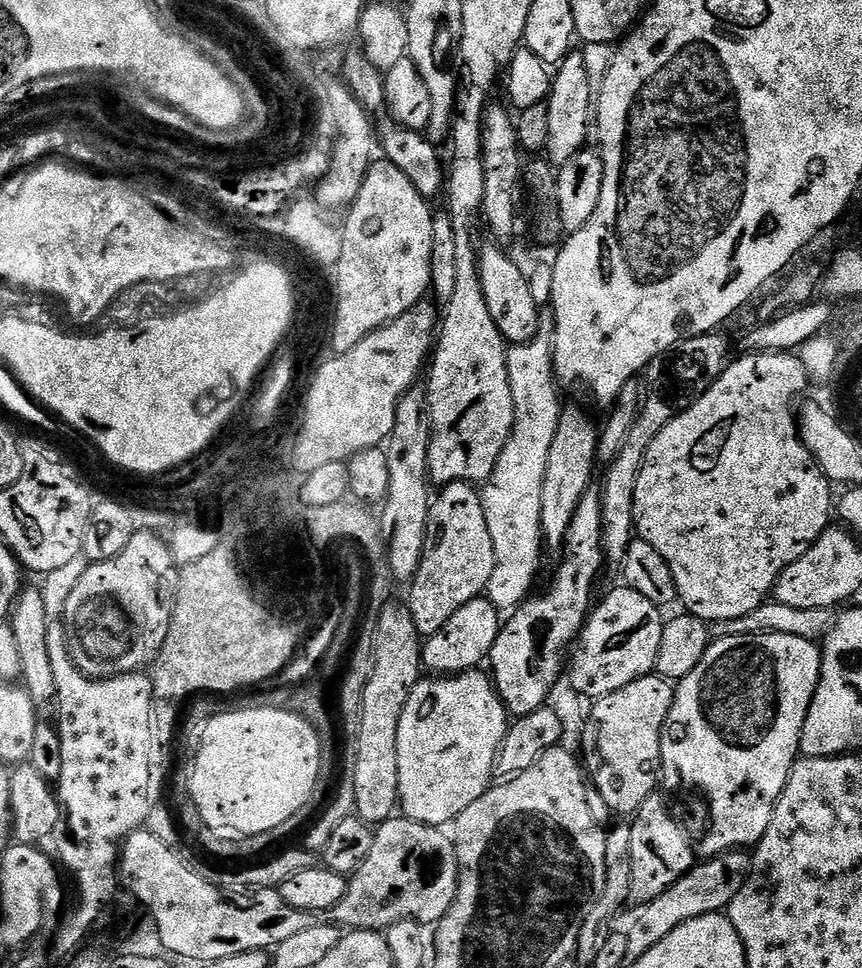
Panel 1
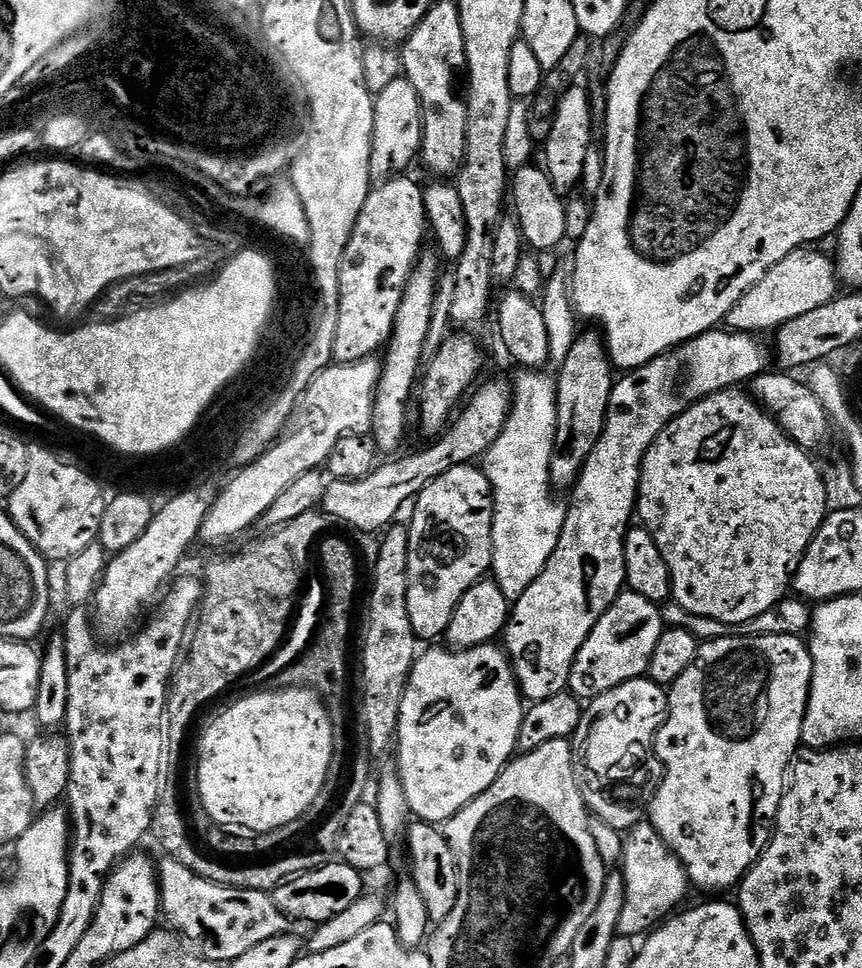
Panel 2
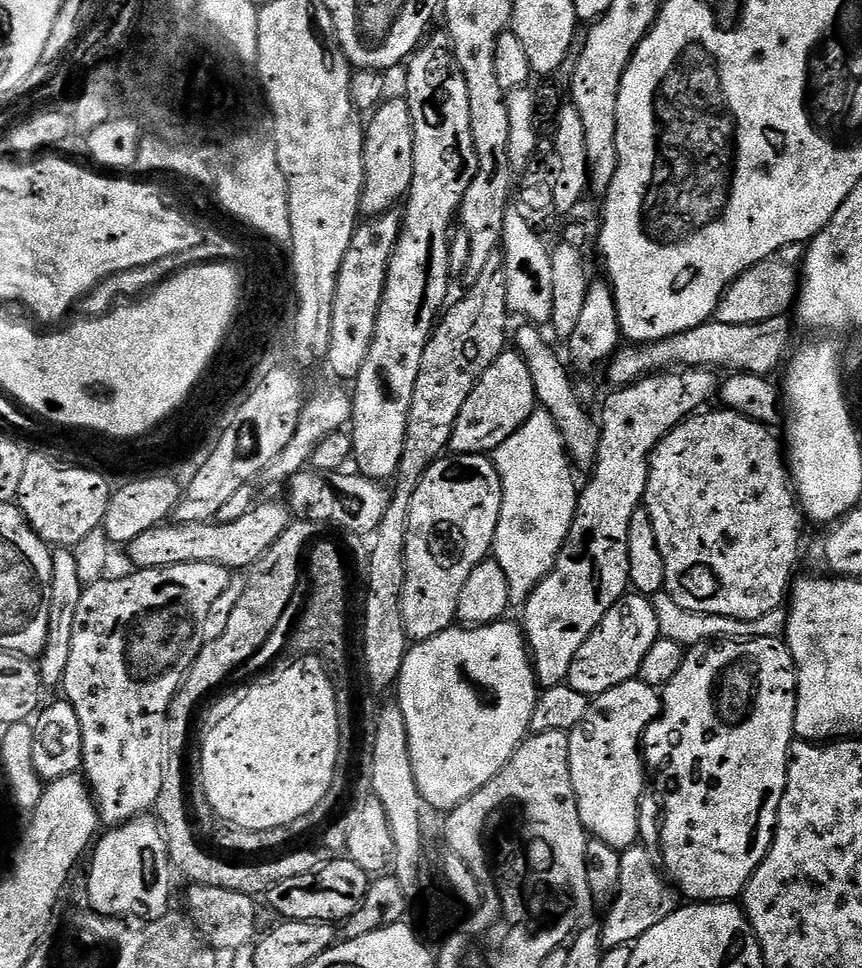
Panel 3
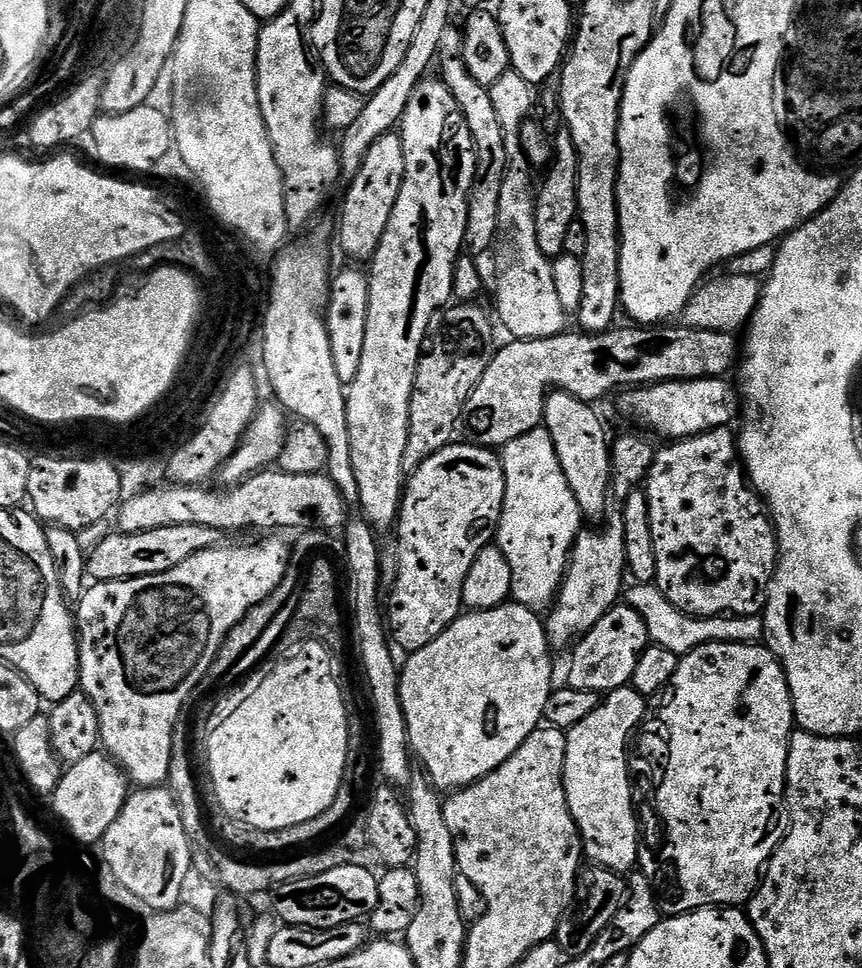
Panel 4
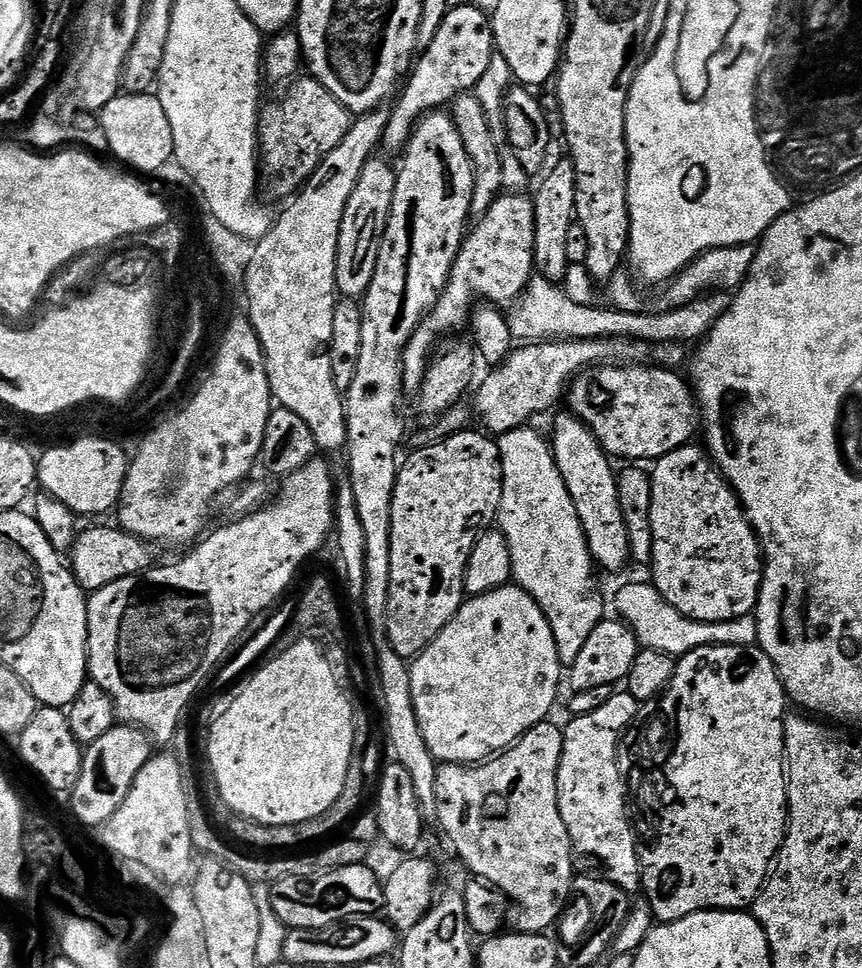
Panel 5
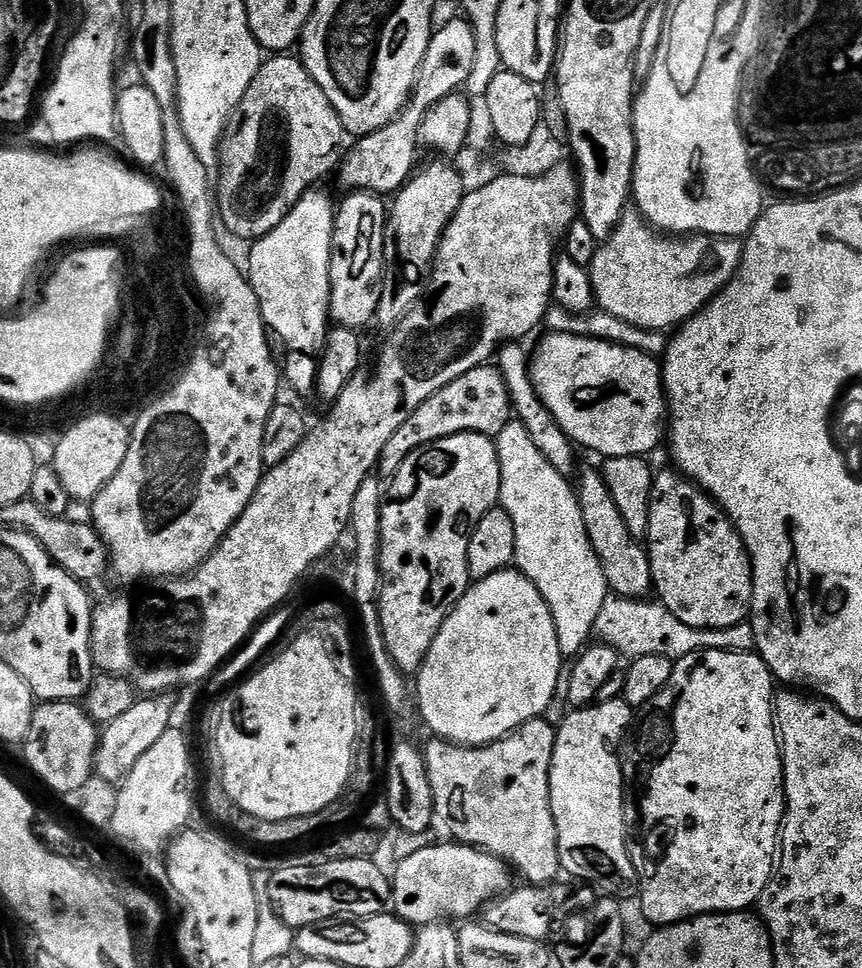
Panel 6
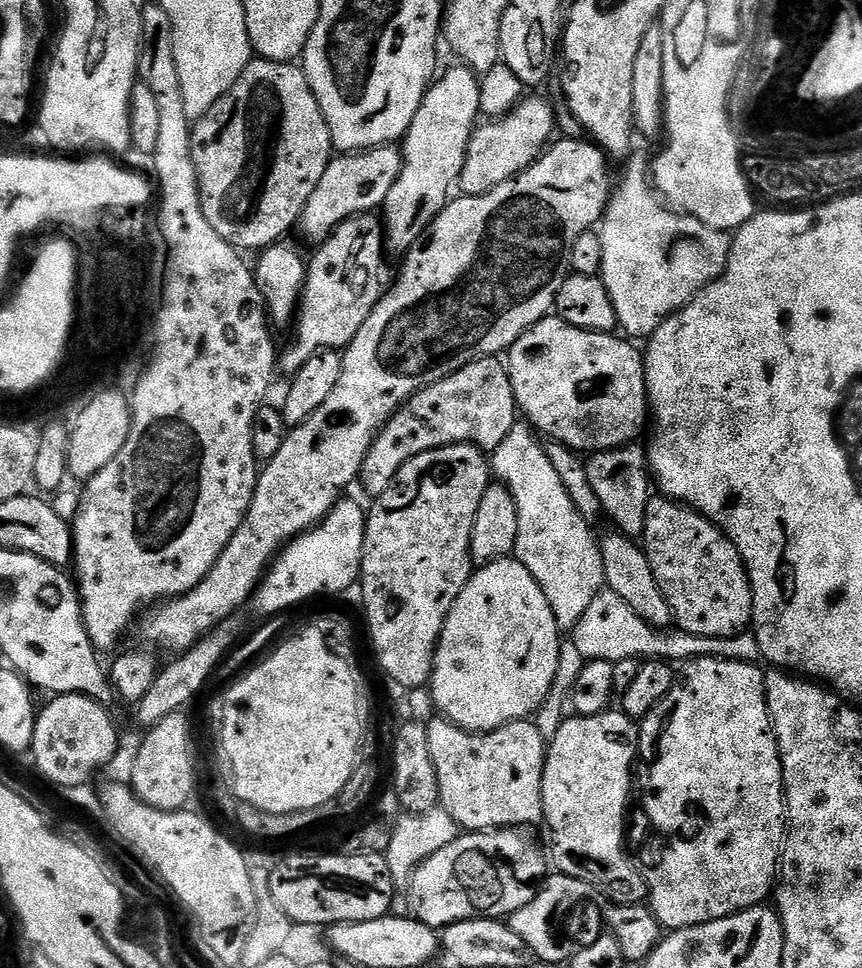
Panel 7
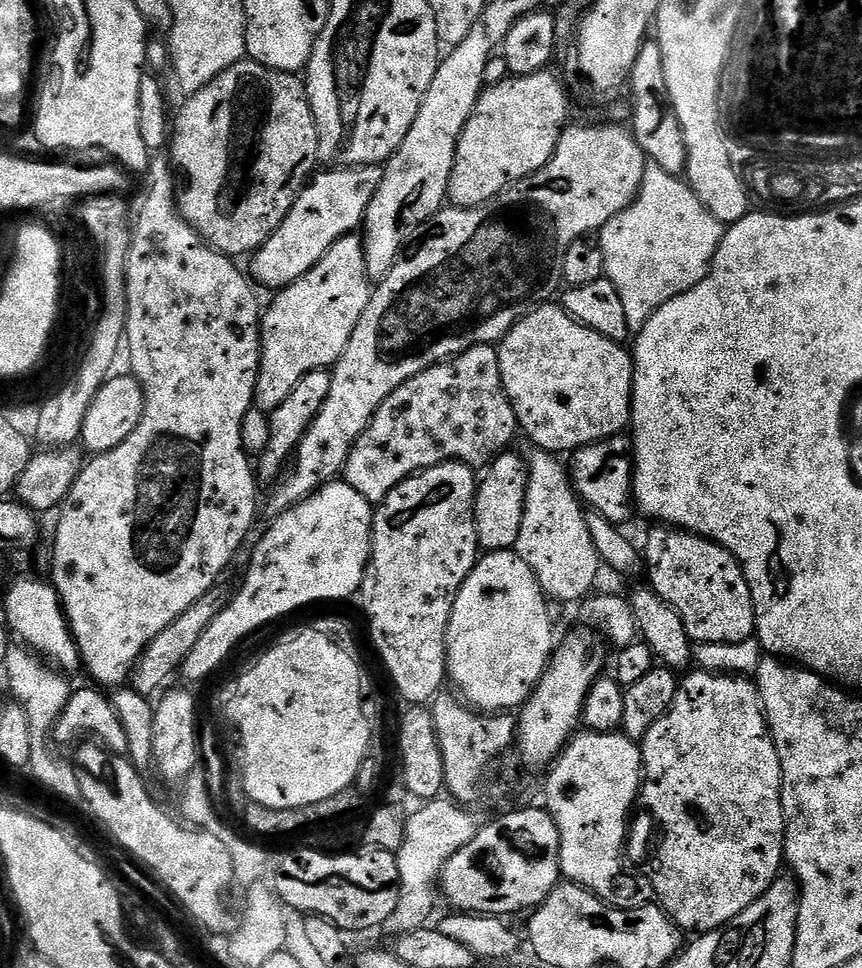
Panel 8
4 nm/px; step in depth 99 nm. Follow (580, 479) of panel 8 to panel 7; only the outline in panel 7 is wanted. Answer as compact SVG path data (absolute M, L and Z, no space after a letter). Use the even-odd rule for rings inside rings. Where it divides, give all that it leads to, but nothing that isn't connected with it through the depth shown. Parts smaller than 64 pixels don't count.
M639 443L627 444L625 448L611 448L605 452L594 452L586 460L586 478L590 480L590 487L594 494L598 494L598 502L604 507L603 515L613 520L615 527L624 535L633 538L643 537L646 522L646 506L650 499L648 480L650 484L650 469L645 449Z

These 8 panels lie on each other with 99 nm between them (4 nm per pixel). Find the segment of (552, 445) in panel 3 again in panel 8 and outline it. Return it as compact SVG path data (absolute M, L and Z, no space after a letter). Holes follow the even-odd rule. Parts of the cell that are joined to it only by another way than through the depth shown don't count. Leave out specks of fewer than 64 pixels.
M532 450L532 453L527 453L526 506L522 514L522 526L518 530L518 542L514 551L520 555L522 562L526 562L526 566L530 566L530 570L534 570L545 596L553 601L561 600L564 604L574 603L575 605L583 601L595 589L592 587L596 584L596 575L599 574L600 568L602 569L602 561L590 538L590 530L586 526L585 505L572 488L572 481L568 479L565 465L561 461L559 464L556 460L559 459L551 452Z

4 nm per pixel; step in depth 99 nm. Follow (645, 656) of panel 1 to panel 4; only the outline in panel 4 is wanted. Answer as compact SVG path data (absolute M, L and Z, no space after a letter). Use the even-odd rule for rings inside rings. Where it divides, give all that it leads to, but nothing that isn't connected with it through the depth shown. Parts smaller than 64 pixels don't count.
M617 603L571 649L572 665L568 668L567 687L599 694L629 687L634 666L638 666L638 658L642 658L649 643L646 622L642 622L638 610L628 607L627 603Z

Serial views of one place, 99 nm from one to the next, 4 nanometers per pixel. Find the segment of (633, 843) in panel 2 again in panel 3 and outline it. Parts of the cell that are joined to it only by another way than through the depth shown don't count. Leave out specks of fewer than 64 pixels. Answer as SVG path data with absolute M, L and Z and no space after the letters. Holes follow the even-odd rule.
M637 842L621 851L622 874L618 874L618 891L603 913L604 924L599 925L601 949L635 944L638 938L642 938L642 934L646 934L646 930L658 926L662 918L675 912L678 907L677 893L658 867L657 857L655 860L642 845L643 843Z

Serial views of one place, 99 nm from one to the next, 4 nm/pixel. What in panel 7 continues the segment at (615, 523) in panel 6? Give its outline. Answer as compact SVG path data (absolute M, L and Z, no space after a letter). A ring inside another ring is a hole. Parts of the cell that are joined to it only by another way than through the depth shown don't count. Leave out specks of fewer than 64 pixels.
M611 530L605 536L599 537L600 553L602 554L602 570L607 591L618 594L638 618L642 618L650 626L665 630L673 627L674 621L670 602L658 590L658 582L654 578L654 570L650 570L650 562L646 558L643 547L633 537L624 535L619 530Z

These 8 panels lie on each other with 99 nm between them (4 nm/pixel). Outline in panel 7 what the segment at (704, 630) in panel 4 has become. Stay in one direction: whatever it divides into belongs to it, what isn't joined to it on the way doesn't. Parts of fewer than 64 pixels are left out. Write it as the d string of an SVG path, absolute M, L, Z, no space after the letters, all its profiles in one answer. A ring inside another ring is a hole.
M610 591L594 594L594 602L586 609L586 614L578 618L578 622L570 630L572 644L581 656L581 661L609 660L617 664L623 660L639 660L655 658L669 662L687 662L701 656L714 656L717 660L737 660L743 664L756 664L761 659L758 638L751 631L745 630L730 638L706 638L691 636L688 632L665 630L650 626L618 594Z

